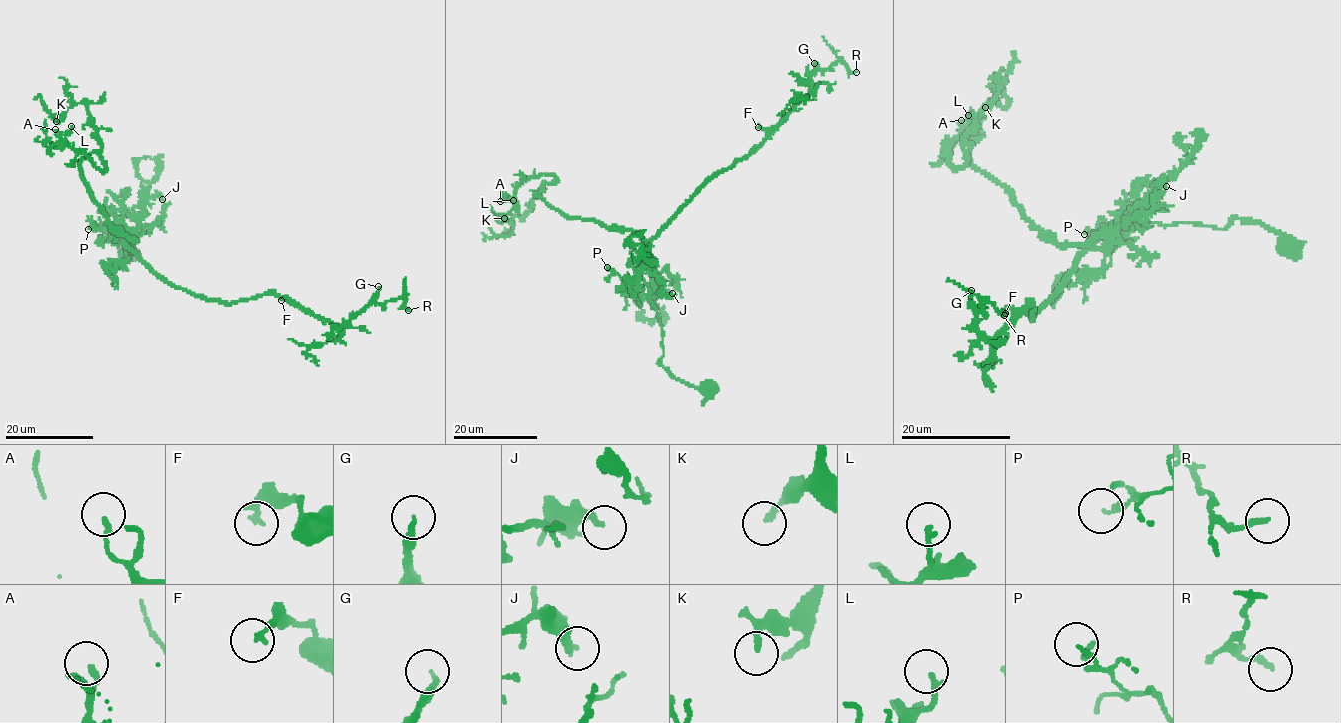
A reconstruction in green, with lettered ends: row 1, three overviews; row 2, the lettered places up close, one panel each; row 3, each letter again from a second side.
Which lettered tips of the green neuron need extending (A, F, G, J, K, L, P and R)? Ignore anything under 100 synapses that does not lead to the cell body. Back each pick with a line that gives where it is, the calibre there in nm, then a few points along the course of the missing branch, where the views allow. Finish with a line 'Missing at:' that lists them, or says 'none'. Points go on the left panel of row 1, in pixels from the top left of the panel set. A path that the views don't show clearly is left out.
Missing at: none

